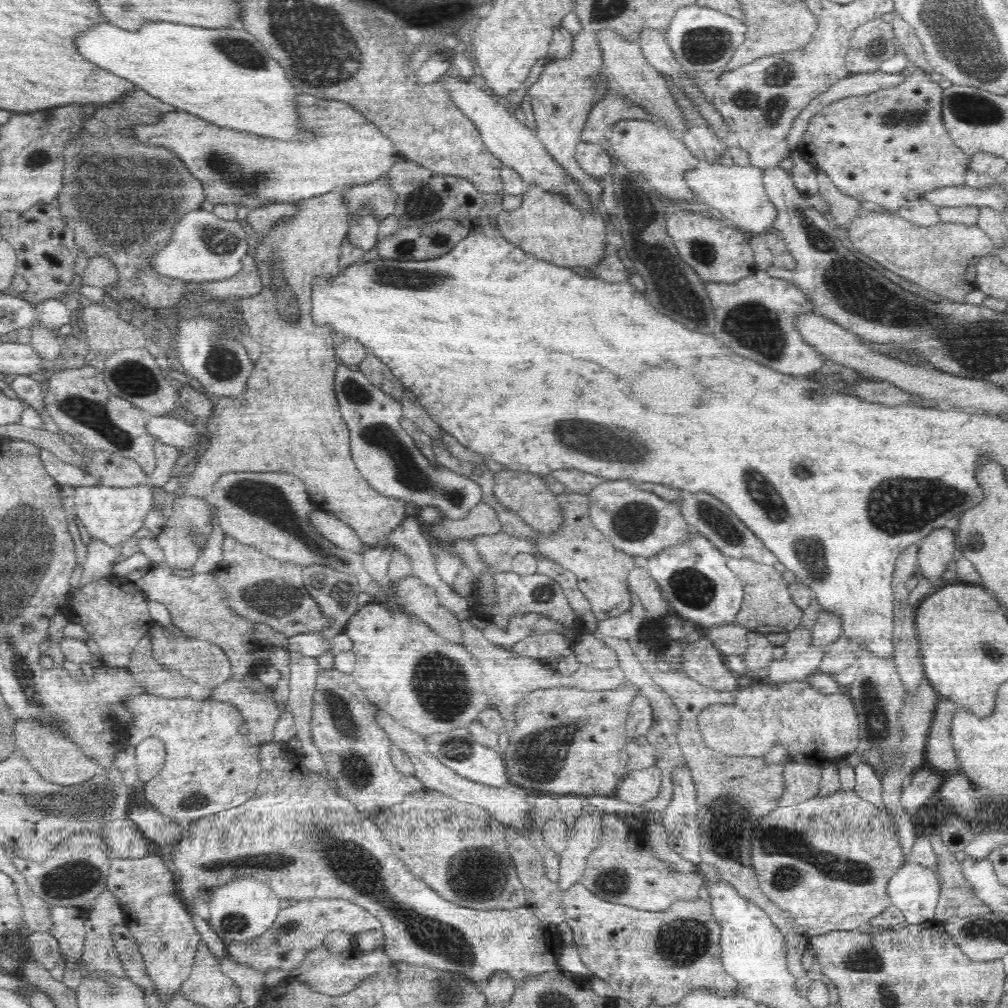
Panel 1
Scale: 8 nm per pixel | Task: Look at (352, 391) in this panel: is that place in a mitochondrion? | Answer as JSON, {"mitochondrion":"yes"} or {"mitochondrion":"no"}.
{"mitochondrion":"yes"}

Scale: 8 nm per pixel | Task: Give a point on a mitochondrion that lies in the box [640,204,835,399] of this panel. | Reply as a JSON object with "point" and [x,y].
{"point":[752,324]}

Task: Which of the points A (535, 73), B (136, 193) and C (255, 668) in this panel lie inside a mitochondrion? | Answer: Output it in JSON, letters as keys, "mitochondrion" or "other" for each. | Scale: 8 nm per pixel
{"A":"other","B":"mitochondrion","C":"other"}

